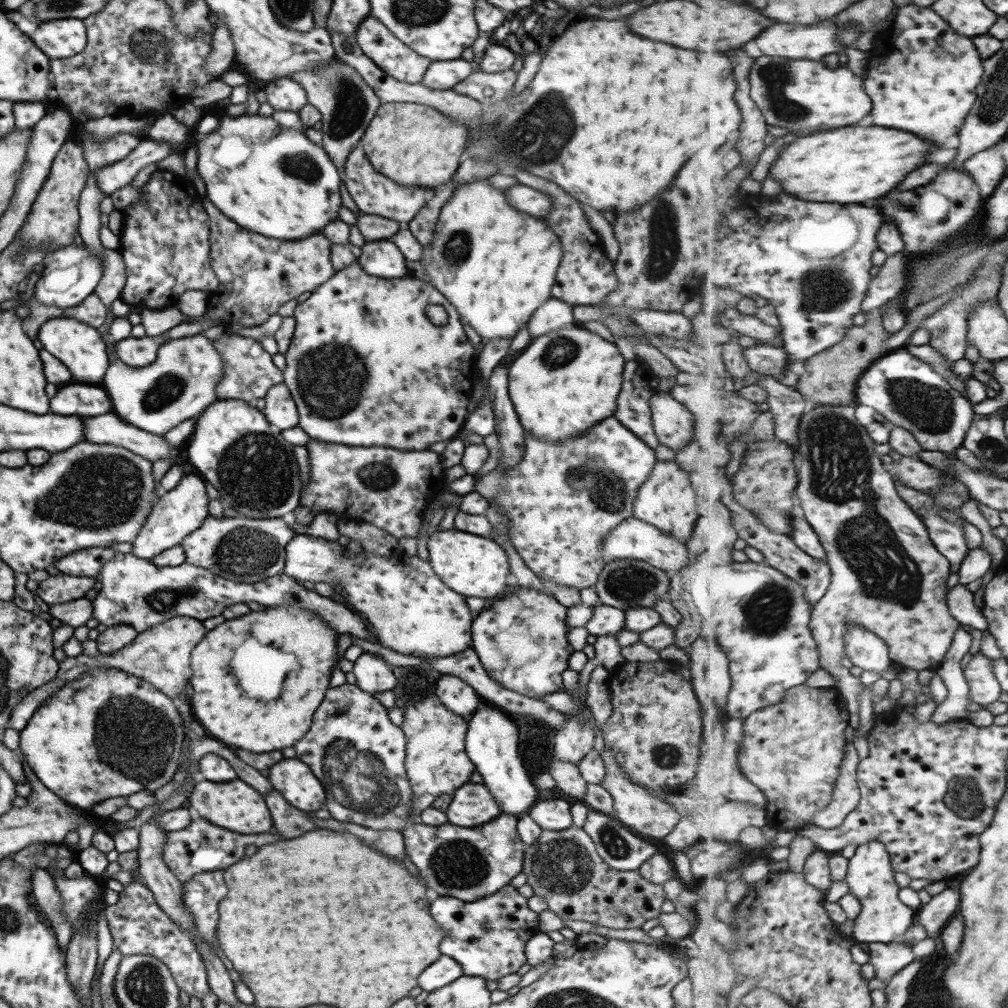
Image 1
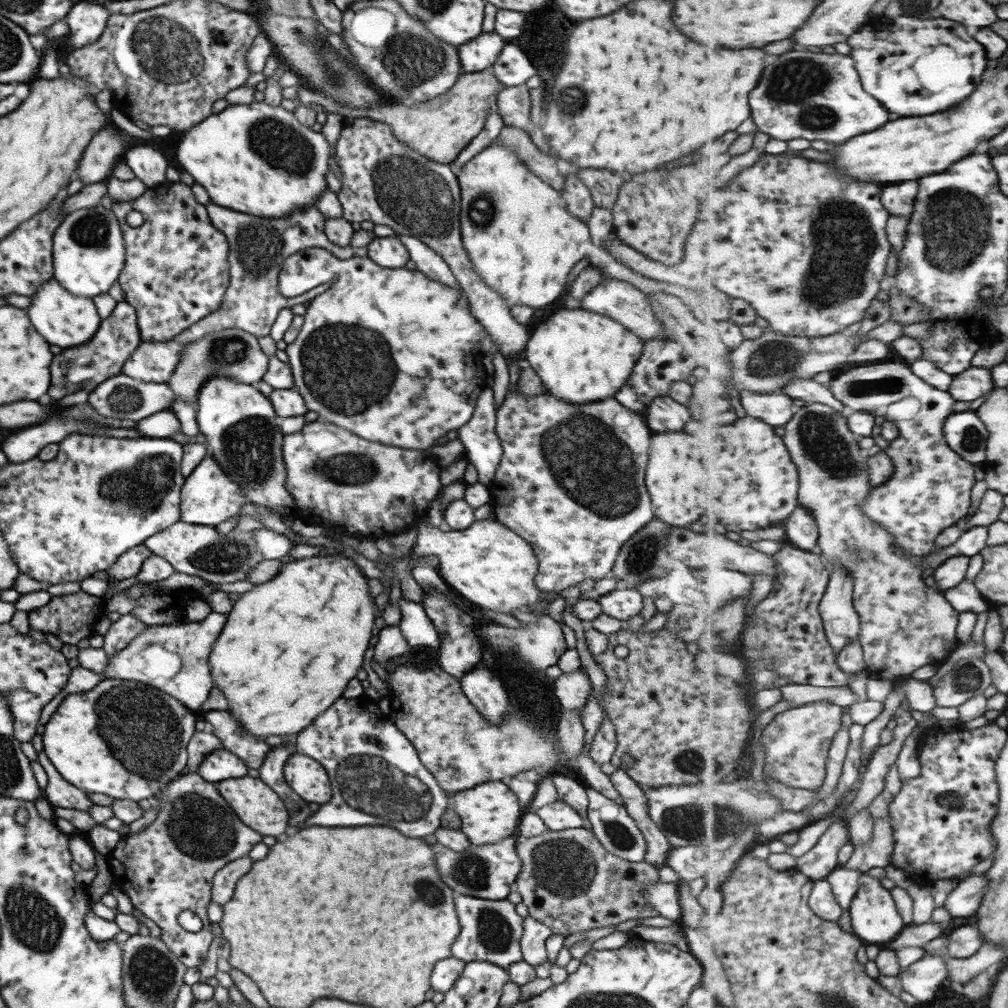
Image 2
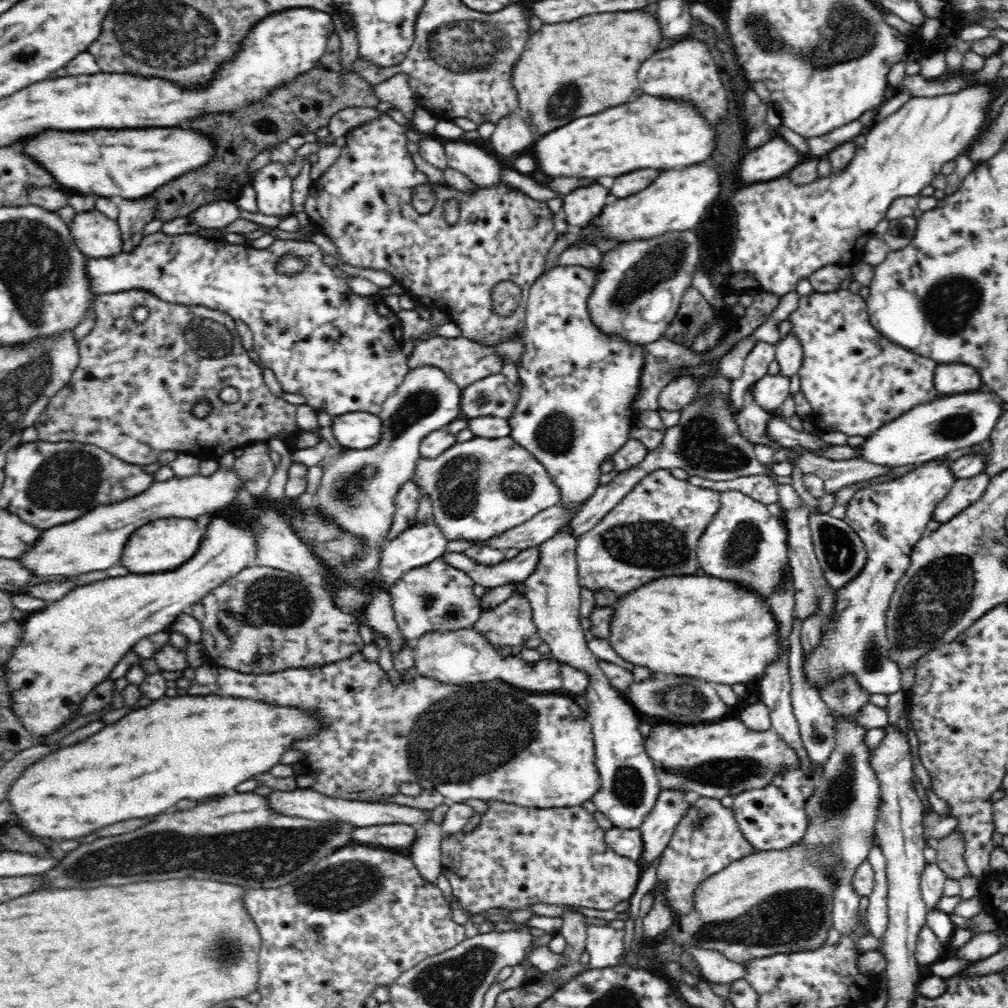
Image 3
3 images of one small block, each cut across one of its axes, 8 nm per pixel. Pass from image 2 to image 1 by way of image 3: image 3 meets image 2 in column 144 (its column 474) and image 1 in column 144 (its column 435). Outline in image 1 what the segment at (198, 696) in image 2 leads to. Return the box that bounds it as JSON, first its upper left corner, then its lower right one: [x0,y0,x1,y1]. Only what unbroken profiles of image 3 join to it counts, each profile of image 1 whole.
[9,616,207,731]

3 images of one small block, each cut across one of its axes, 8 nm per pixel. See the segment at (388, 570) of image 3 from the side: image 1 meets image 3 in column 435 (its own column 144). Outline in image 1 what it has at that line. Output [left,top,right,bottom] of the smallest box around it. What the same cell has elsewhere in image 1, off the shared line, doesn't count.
[131,470,210,561]

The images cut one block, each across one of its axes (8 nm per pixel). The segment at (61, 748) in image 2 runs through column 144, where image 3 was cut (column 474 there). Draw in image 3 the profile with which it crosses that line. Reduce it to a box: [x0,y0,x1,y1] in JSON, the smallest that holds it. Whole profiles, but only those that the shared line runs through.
[212,653,600,808]

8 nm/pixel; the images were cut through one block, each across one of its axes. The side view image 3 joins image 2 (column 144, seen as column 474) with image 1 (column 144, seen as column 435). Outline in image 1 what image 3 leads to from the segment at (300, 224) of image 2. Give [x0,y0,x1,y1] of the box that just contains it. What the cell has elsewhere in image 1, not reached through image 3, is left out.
[114,195,336,368]

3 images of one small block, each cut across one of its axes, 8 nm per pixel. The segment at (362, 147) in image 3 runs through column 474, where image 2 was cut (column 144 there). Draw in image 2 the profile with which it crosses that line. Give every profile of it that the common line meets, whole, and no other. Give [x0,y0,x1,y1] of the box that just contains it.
[112,182,230,342]

